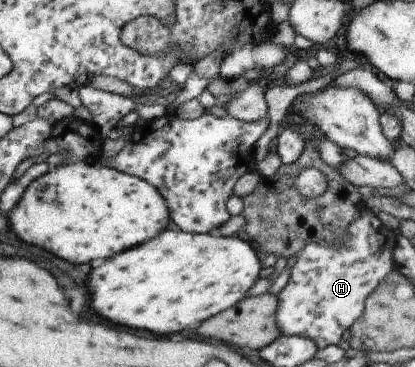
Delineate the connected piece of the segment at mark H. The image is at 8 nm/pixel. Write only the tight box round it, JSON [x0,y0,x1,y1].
[274,211,396,349]

